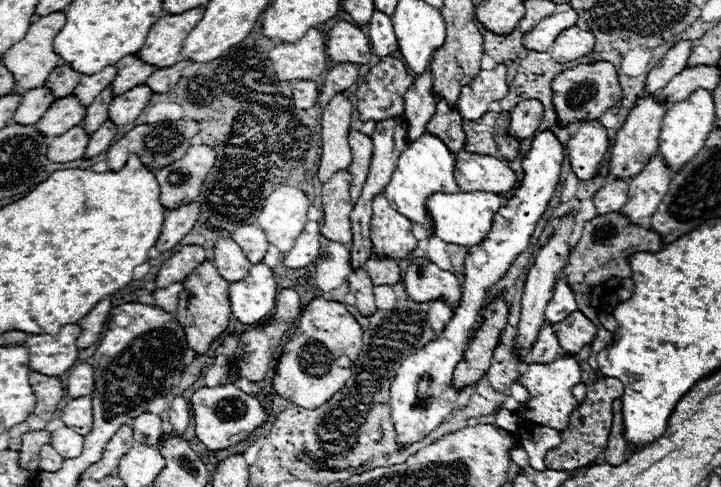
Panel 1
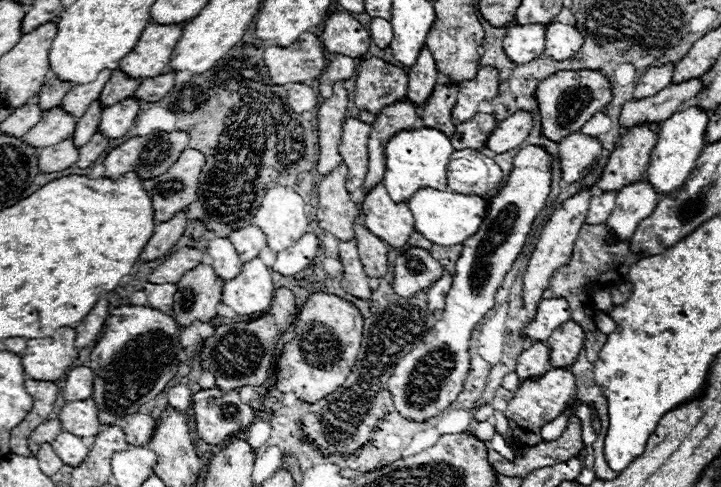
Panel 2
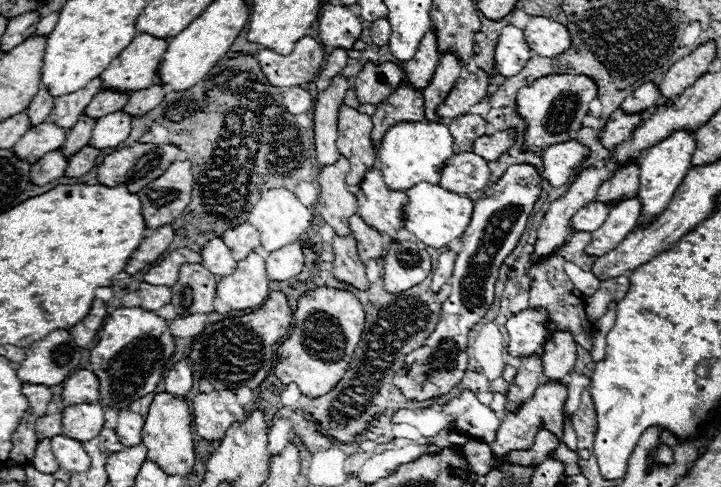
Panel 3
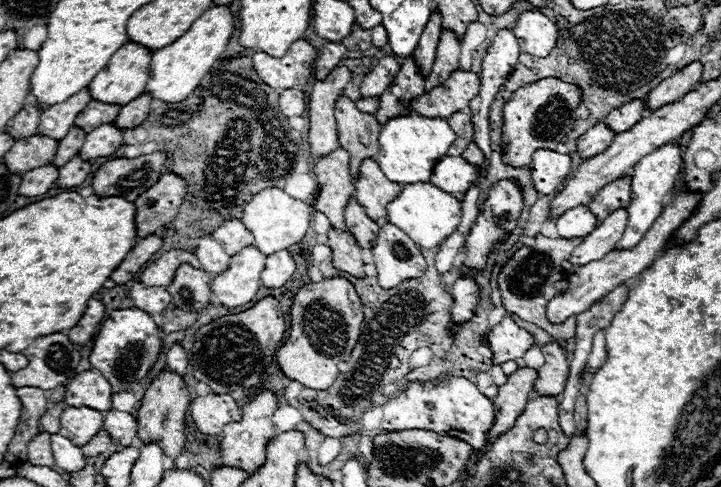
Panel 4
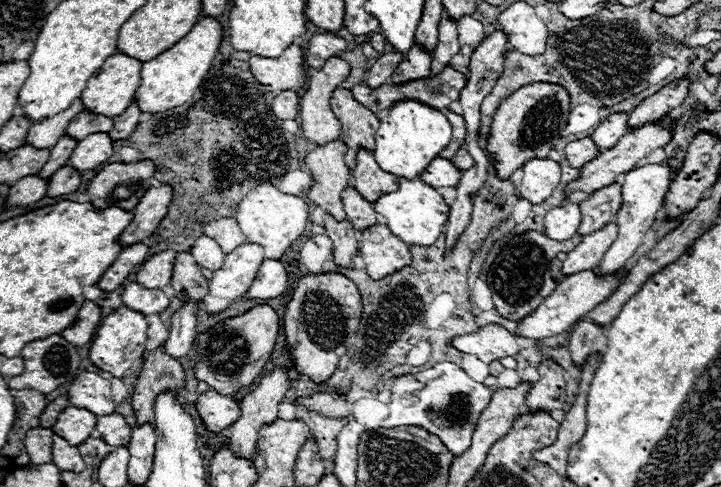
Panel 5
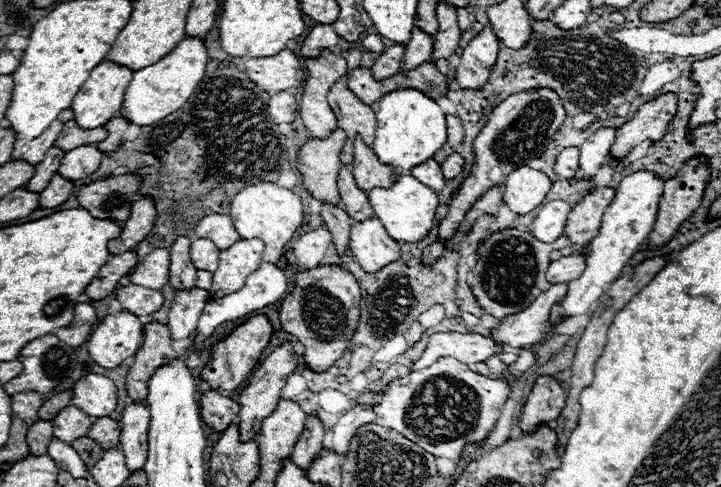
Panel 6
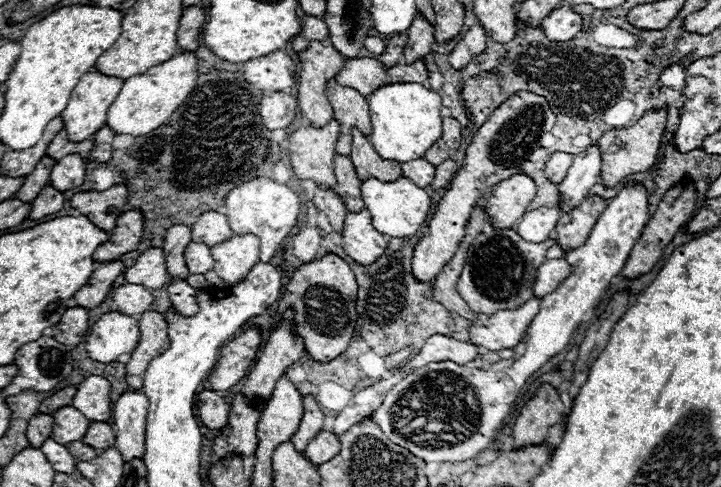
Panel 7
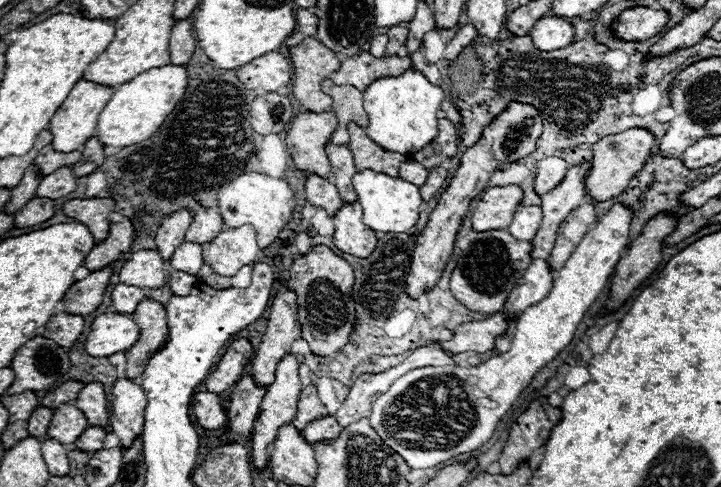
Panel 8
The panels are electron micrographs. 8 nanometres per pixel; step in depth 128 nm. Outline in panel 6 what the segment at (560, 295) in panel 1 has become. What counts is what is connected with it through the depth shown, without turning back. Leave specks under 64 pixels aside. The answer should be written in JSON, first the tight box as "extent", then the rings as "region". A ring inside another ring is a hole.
{"extent":[409,332,502,371],"region":[[[436,332],[430,336],[428,346],[422,357],[409,369],[416,371],[432,365],[440,356],[452,356],[464,364],[470,362],[484,362],[494,352],[502,352],[502,346],[498,346],[490,336],[482,334],[460,334],[460,332]]]}

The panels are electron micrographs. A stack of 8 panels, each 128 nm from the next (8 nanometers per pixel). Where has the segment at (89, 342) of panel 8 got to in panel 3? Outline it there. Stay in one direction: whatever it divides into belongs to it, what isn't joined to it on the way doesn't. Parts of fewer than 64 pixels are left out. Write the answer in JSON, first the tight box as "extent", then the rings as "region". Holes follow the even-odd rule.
{"extent":[90,308,174,410],"region":[[[118,308],[110,312],[90,354],[92,372],[100,378],[102,404],[122,410],[128,406],[128,402],[154,392],[172,354],[174,336],[170,334],[164,318],[142,308]]]}

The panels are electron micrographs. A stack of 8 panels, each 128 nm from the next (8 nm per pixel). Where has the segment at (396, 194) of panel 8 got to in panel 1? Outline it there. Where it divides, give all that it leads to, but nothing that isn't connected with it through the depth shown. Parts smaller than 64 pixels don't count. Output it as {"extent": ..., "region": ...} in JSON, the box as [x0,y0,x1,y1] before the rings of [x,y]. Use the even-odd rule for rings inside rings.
{"extent":[426,192,502,246],"region":[[[458,192],[458,194],[432,194],[428,196],[426,210],[434,220],[434,236],[448,244],[458,246],[476,246],[476,242],[484,240],[492,226],[492,216],[502,206],[502,196],[492,192]]]}

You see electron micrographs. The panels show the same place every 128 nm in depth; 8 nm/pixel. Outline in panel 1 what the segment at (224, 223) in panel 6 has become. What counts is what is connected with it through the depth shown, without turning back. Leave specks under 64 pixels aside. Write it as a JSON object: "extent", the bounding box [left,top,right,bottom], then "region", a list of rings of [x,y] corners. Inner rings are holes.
{"extent":[232,226,270,264],"region":[[[240,226],[236,232],[232,232],[232,240],[244,250],[244,256],[252,264],[260,262],[270,246],[264,230],[258,226]]]}

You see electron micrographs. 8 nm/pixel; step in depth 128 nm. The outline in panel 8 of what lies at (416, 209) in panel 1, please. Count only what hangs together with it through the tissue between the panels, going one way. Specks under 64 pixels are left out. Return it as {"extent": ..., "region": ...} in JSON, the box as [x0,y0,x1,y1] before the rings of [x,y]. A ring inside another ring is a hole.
{"extent":[364,70,444,154],"region":[[[406,70],[400,76],[384,76],[372,82],[364,92],[364,110],[368,114],[366,134],[384,150],[414,154],[438,134],[436,112],[444,100],[444,90],[434,86],[420,70]]]}

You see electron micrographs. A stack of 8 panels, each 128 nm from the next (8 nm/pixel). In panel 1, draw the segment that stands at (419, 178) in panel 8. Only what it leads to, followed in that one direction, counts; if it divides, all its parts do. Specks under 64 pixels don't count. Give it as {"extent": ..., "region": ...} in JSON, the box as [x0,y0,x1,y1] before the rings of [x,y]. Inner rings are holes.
{"extent":[456,150,516,192],"region":[[[460,150],[456,154],[456,184],[462,192],[508,192],[516,184],[514,172],[506,160],[494,156],[470,154]]]}

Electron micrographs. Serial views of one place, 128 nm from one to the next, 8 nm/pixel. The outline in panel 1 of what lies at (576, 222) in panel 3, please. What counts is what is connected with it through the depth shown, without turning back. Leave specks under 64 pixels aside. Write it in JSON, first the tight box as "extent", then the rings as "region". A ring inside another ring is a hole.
{"extent":[592,180,628,214],"region":[[[614,180],[608,186],[600,188],[592,200],[598,214],[610,214],[610,212],[618,212],[620,206],[624,206],[626,198],[628,198],[628,182]]]}

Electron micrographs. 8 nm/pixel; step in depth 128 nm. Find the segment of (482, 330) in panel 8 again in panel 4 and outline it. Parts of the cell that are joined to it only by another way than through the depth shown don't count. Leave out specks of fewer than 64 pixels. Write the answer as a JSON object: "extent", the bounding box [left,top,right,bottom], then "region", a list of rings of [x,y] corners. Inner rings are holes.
{"extent":[546,192,702,324],"region":[[[674,192],[672,194],[672,202],[668,208],[664,208],[664,212],[660,214],[660,218],[654,222],[654,226],[648,230],[648,234],[642,238],[642,242],[632,248],[632,250],[612,250],[608,256],[604,256],[602,260],[596,260],[596,262],[588,262],[586,266],[578,266],[576,272],[570,276],[570,282],[568,282],[568,290],[564,294],[558,294],[556,298],[552,298],[552,302],[548,302],[546,306],[546,318],[552,322],[552,324],[562,324],[566,322],[570,316],[578,316],[582,314],[584,310],[590,310],[590,306],[594,302],[598,302],[604,294],[612,292],[616,286],[624,284],[626,280],[638,276],[644,268],[648,268],[656,258],[658,254],[662,252],[662,248],[666,246],[668,238],[672,236],[672,232],[676,228],[680,228],[680,224],[684,220],[688,220],[688,216],[696,210],[696,206],[700,204],[702,200],[702,194],[690,194],[690,192]]]}

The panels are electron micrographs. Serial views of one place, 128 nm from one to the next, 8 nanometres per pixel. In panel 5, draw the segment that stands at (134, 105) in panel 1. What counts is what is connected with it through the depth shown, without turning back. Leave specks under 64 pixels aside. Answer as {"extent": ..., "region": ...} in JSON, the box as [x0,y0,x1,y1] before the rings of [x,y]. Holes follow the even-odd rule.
{"extent":[68,134,114,172],"region":[[[90,134],[82,142],[78,142],[68,160],[68,166],[76,168],[78,172],[84,172],[106,162],[112,156],[112,152],[114,148],[108,134]]]}

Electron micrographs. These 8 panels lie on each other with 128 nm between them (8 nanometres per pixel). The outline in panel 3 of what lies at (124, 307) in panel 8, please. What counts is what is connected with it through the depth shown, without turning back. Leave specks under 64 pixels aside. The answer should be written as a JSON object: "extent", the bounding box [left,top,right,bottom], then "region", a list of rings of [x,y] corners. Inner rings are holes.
{"extent":[138,282,172,312],"region":[[[146,282],[140,284],[138,294],[142,298],[142,304],[140,306],[144,310],[152,310],[152,312],[156,312],[162,306],[170,304],[170,298],[172,298],[170,288],[166,288],[166,286],[152,286],[152,284],[146,284]]]}

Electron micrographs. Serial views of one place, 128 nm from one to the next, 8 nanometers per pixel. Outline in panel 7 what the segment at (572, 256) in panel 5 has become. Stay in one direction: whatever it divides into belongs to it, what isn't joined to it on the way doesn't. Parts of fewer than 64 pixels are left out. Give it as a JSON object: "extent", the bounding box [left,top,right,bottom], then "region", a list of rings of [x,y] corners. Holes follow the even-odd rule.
{"extent":[534,258,570,298],"region":[[[564,258],[558,260],[546,260],[536,270],[536,282],[534,282],[534,296],[542,298],[556,290],[556,286],[570,274],[570,266]]]}

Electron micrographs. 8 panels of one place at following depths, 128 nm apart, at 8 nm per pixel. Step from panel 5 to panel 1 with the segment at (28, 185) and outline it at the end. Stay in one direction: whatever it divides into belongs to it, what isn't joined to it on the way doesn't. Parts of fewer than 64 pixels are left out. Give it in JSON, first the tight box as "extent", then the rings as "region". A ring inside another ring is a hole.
{"extent":[46,126,90,164],"region":[[[74,126],[74,128],[70,128],[68,132],[64,132],[62,136],[54,138],[48,144],[48,154],[46,156],[48,156],[50,162],[60,162],[60,164],[78,160],[78,158],[84,156],[88,140],[90,140],[90,136],[84,132],[84,128]]]}

